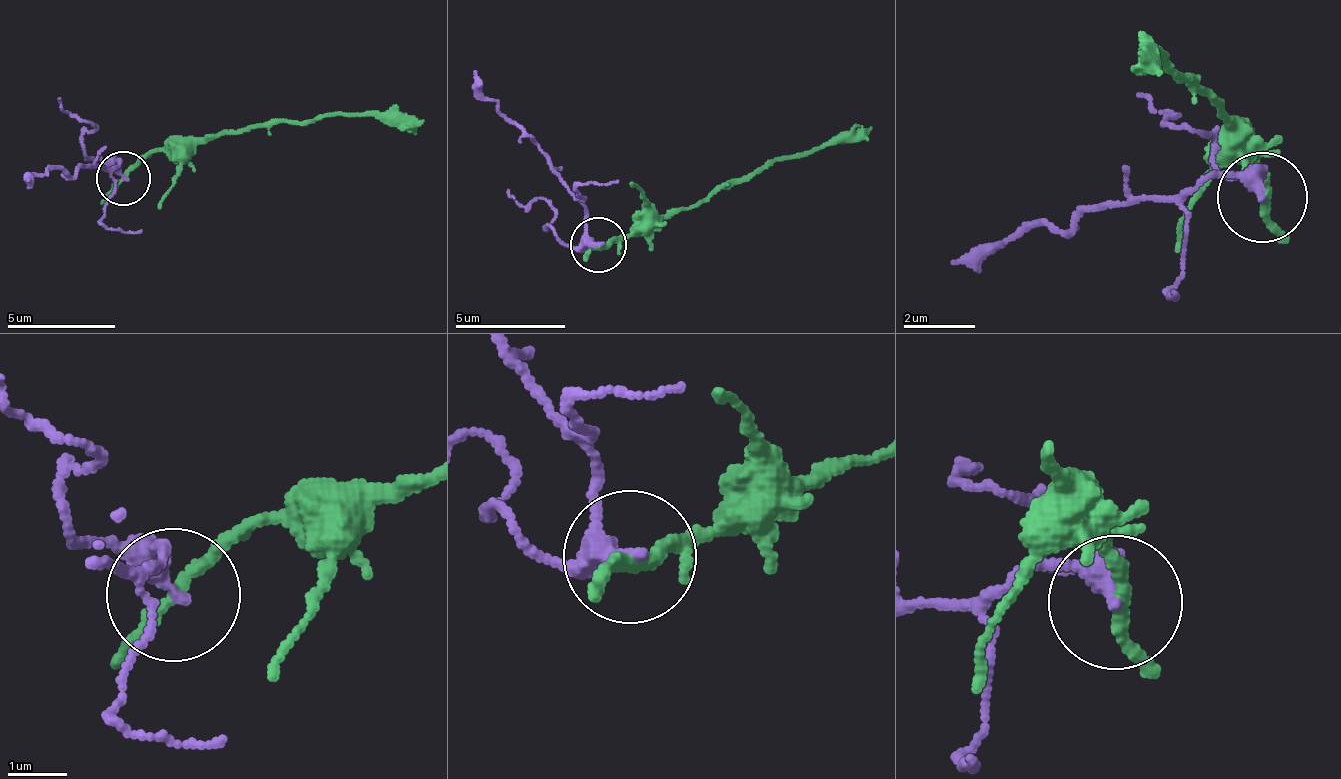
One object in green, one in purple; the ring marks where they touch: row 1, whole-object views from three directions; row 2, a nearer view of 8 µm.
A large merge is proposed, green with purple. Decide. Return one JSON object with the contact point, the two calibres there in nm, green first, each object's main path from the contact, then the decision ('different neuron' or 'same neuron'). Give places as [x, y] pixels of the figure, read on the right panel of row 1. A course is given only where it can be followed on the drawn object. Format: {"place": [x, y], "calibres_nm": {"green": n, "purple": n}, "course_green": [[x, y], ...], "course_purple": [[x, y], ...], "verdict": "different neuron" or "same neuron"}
{"place": [1262, 197], "calibres_nm": {"green": 200, "purple": 300}, "course_green": [[1260, 195], [1252, 143], [1259, 138], [1175, 64], [1158, 53], [1136, 49]], "course_purple": [[1260, 195], [1239, 179], [1204, 178], [1059, 224], [1024, 229], [954, 260]], "verdict": "different neuron"}

